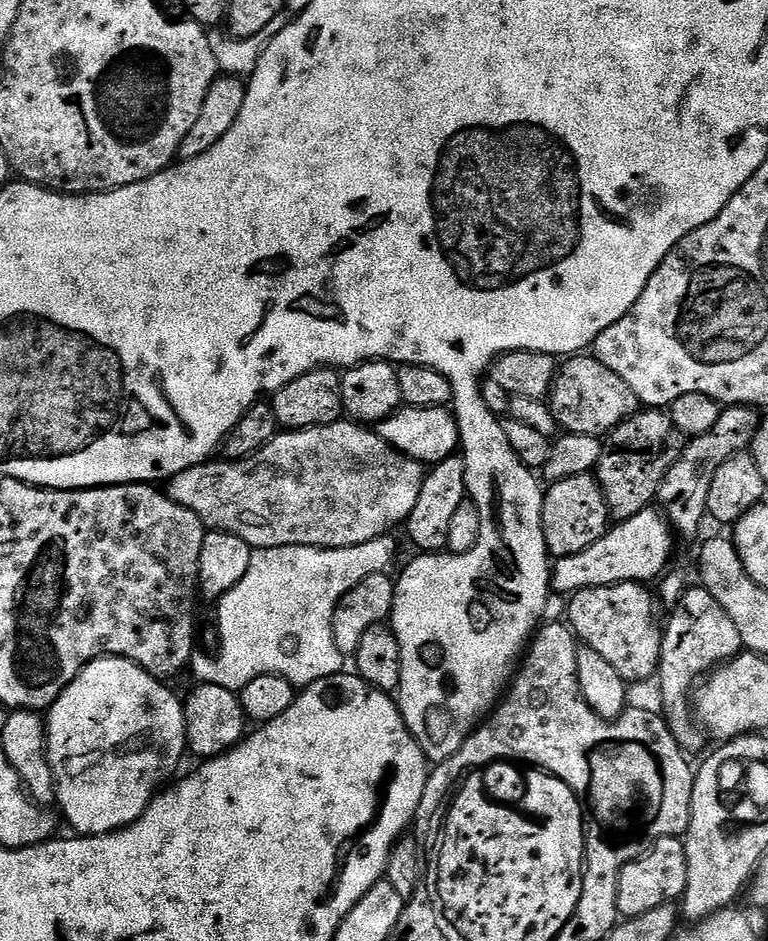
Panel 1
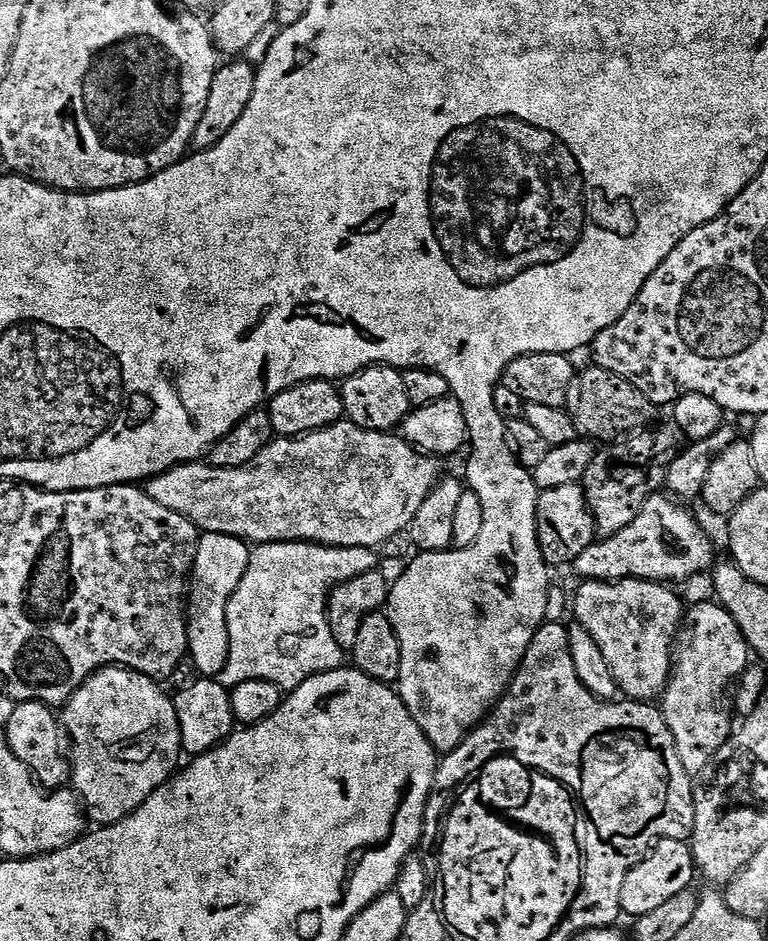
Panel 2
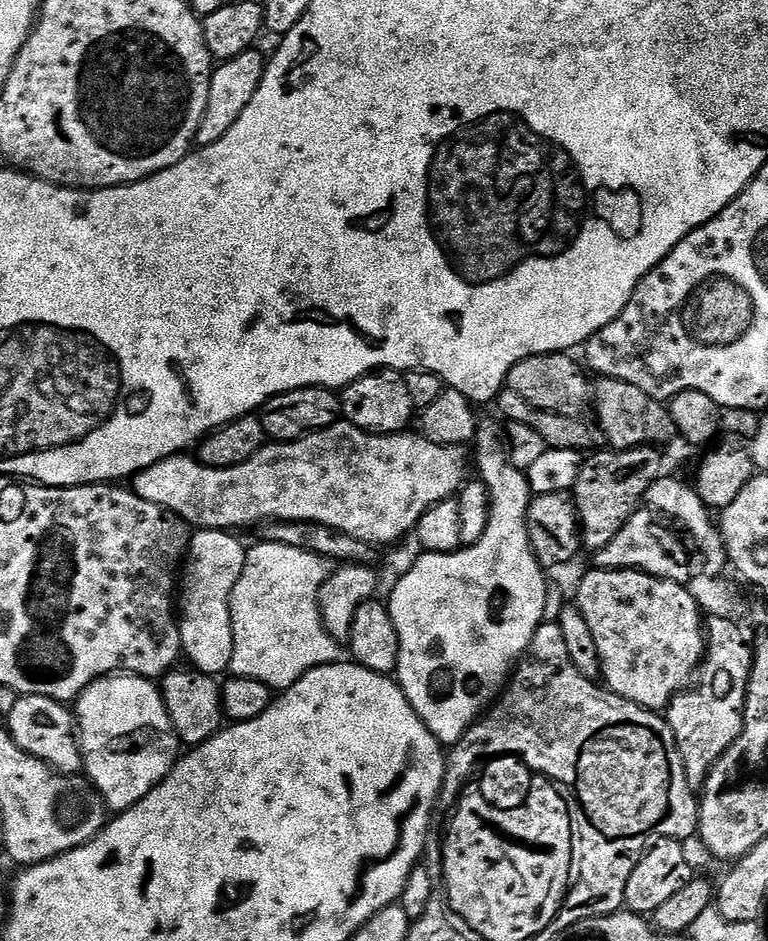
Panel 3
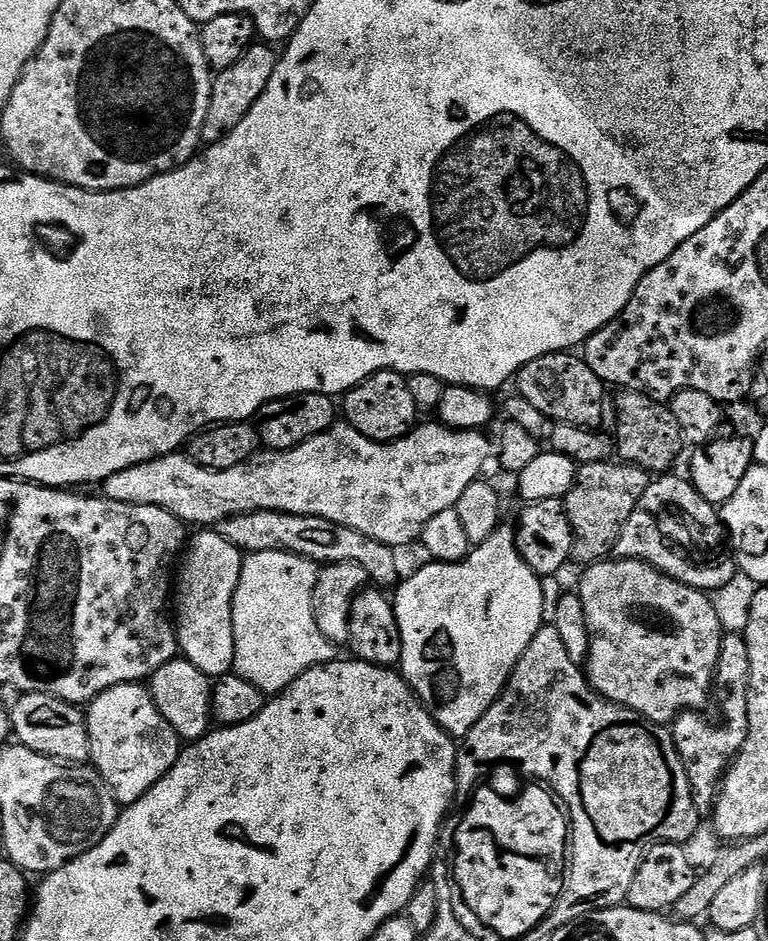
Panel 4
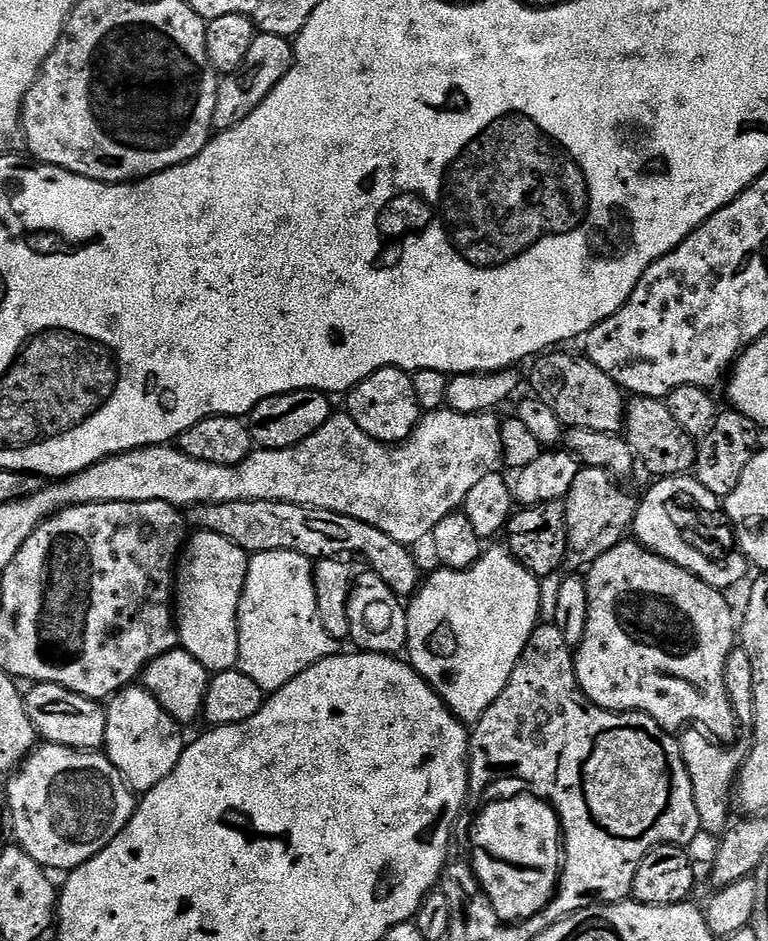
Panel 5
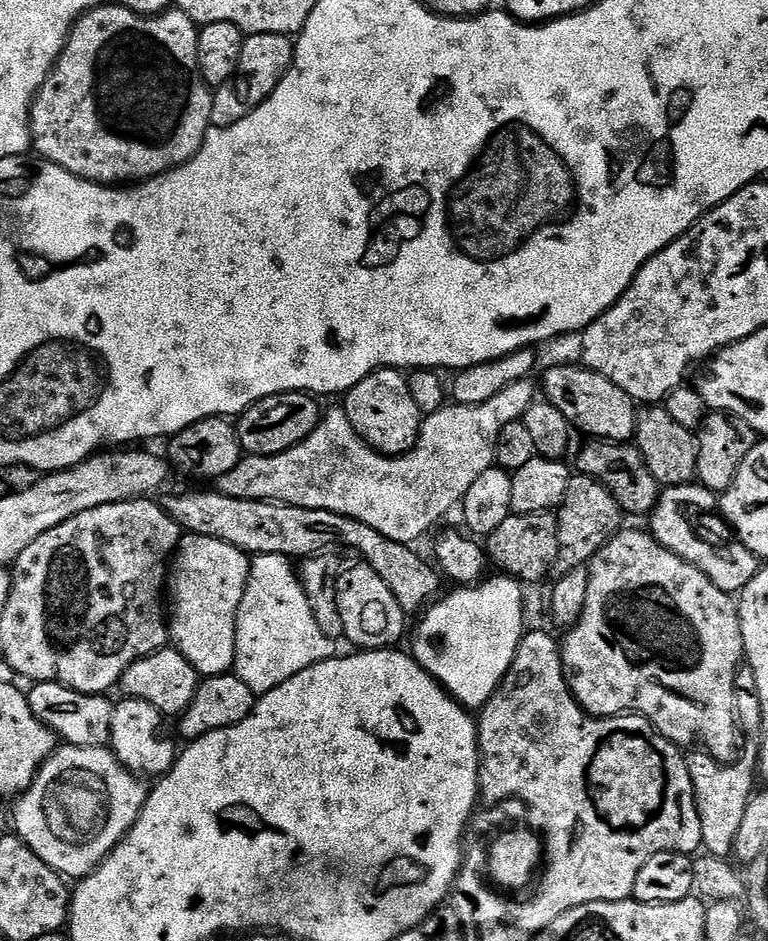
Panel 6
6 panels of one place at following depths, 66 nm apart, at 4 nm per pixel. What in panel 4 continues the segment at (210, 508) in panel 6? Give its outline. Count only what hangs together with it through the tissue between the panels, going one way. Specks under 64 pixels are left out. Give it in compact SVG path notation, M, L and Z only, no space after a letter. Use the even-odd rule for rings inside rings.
M247 512L241 516L226 518L220 524L215 525L214 530L222 534L226 542L230 542L244 554L293 552L295 556L304 556L320 566L357 564L362 566L362 570L366 570L368 579L373 585L384 590L388 590L388 587L391 589L398 580L398 575L396 576L397 553L393 549L350 526L342 526L326 518L306 514L286 514L285 512Z

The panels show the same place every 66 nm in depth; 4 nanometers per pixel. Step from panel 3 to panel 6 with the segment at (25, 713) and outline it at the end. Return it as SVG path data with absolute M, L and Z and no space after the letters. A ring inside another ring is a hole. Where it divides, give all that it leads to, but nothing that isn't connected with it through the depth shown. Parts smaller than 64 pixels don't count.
M39 682L28 695L30 710L40 719L51 732L65 745L74 748L102 748L112 738L112 710L113 701L108 701L107 695L87 696L85 692L79 692L68 688L64 684L49 684Z

